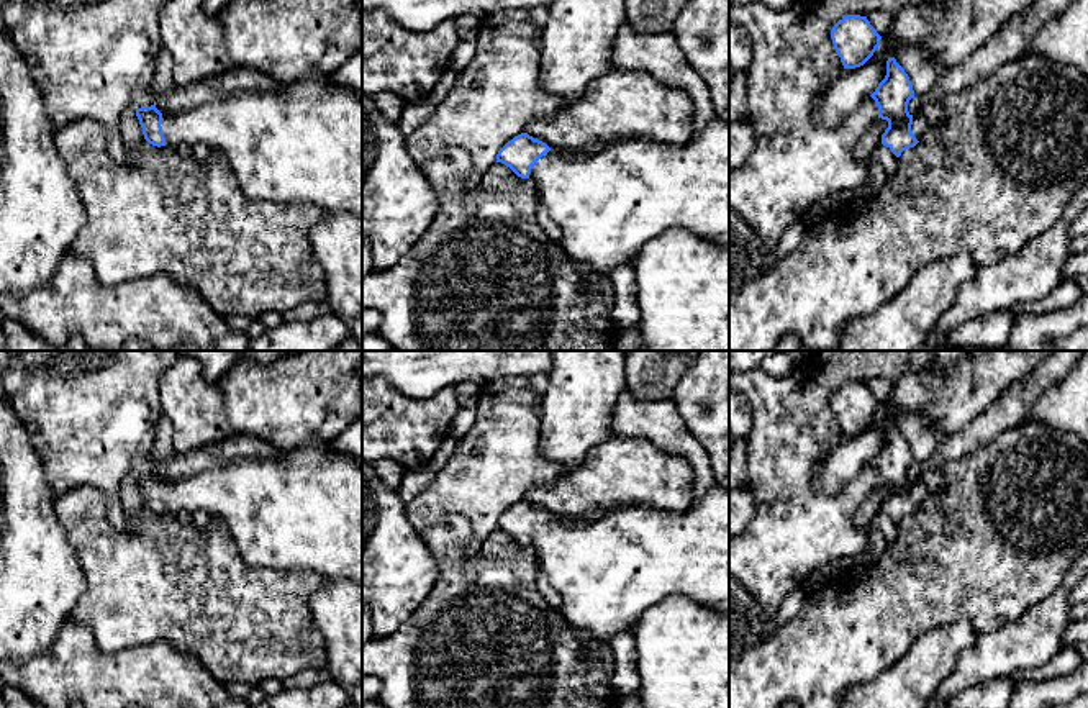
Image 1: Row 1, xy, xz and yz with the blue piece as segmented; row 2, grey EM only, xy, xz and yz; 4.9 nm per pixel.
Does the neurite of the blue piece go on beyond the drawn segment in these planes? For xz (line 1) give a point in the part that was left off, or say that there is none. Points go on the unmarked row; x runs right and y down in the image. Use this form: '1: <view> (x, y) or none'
1: xz (610, 572)

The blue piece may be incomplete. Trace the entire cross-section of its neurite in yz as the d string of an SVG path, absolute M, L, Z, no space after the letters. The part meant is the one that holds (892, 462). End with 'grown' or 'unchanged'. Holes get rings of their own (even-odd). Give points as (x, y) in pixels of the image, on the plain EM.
M888 424L886 442L870 464L878 474L878 485L888 488L888 495L882 502L882 511L896 524L924 505L929 490L921 479L914 483L908 479L914 457L908 441L895 424Z; grown

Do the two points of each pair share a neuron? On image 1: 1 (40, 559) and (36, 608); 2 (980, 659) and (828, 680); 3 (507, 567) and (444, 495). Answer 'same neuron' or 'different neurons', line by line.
1: same neuron
2: different neurons
3: different neurons

